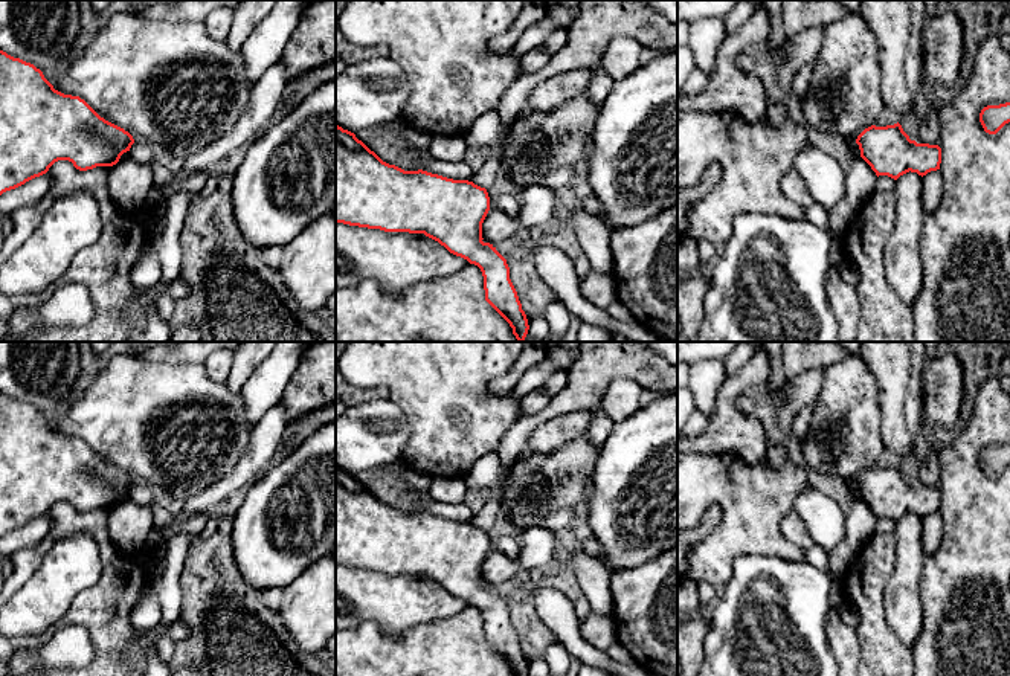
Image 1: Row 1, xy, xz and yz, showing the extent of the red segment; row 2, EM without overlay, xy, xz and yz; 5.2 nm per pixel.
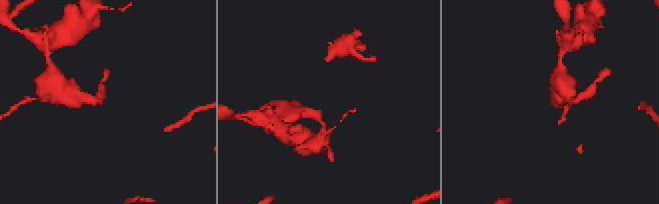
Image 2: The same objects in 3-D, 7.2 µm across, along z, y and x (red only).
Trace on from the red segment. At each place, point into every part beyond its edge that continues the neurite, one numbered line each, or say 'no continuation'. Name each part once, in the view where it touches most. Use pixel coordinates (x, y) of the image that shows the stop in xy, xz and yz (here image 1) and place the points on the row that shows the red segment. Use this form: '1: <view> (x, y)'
no continuation

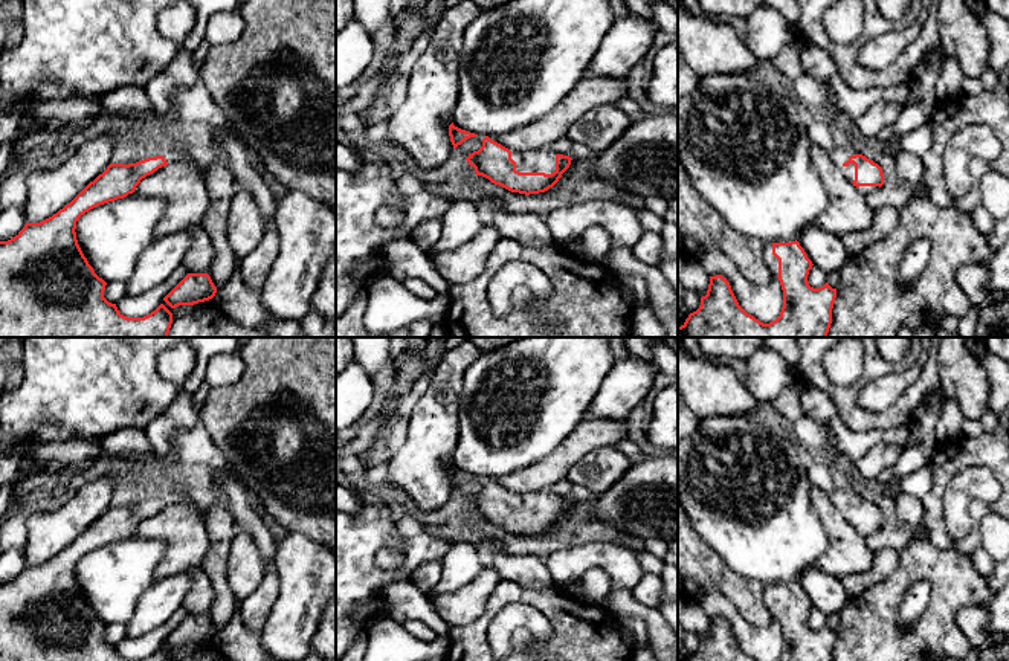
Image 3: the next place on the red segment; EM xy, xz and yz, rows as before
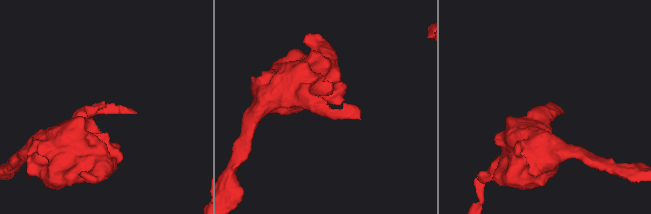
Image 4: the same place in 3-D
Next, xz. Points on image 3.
1: xz (542, 161)

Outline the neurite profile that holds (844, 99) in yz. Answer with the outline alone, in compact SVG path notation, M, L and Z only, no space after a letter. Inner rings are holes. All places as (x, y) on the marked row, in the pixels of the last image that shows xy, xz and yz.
M835 75L827 81L827 85L832 92L832 113L847 113L852 119L858 119L878 102L904 105L908 98L907 84L887 89L855 90L840 75Z

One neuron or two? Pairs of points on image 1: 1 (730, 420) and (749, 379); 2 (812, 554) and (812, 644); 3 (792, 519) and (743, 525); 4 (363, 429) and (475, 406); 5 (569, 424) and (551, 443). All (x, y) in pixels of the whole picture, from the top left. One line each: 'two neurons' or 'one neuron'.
1: one neuron
2: two neurons
3: two neurons
4: two neurons
5: one neuron

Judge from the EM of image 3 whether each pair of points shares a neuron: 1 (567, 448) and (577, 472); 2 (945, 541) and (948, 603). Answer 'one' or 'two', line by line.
1: two
2: two

